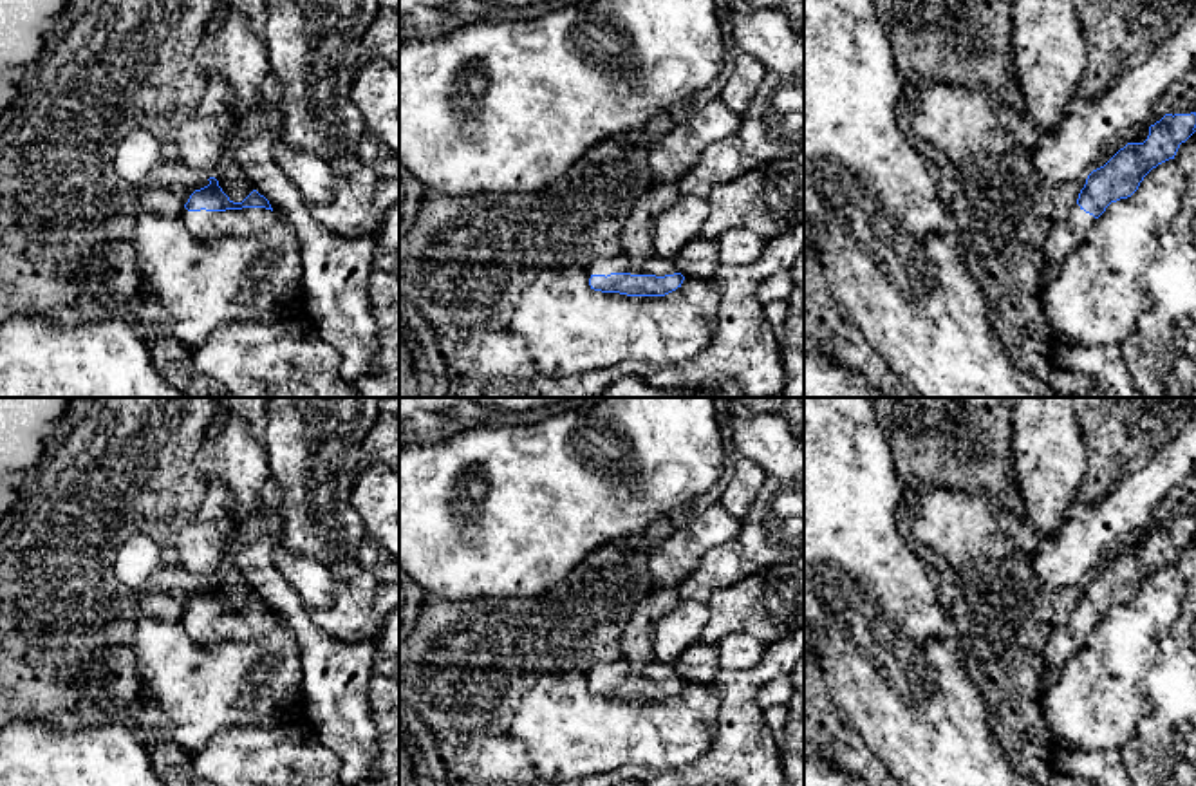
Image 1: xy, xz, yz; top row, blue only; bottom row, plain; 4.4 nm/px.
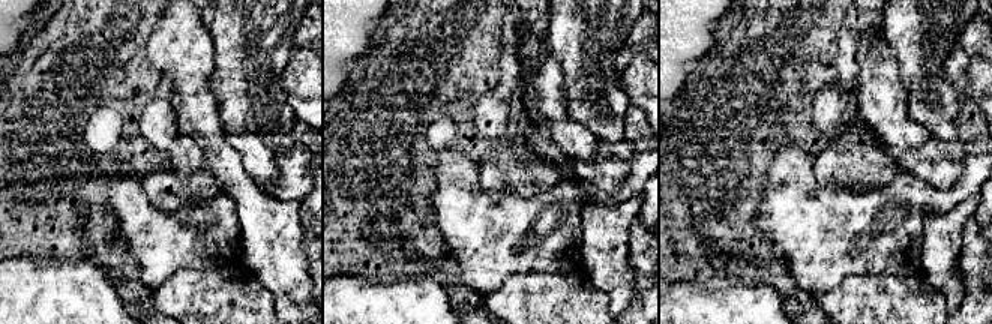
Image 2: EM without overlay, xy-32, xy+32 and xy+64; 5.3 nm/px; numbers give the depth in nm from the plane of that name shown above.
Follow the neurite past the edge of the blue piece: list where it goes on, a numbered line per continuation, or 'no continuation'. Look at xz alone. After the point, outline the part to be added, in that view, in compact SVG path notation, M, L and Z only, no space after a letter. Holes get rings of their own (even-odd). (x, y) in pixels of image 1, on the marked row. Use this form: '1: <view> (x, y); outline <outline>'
1: xz (660, 266); outline M625 253L618 257L603 258L596 257L589 266L585 266L589 275L611 275L611 273L631 273L631 275L674 275L677 273L672 258L652 255L643 264L634 264Z

